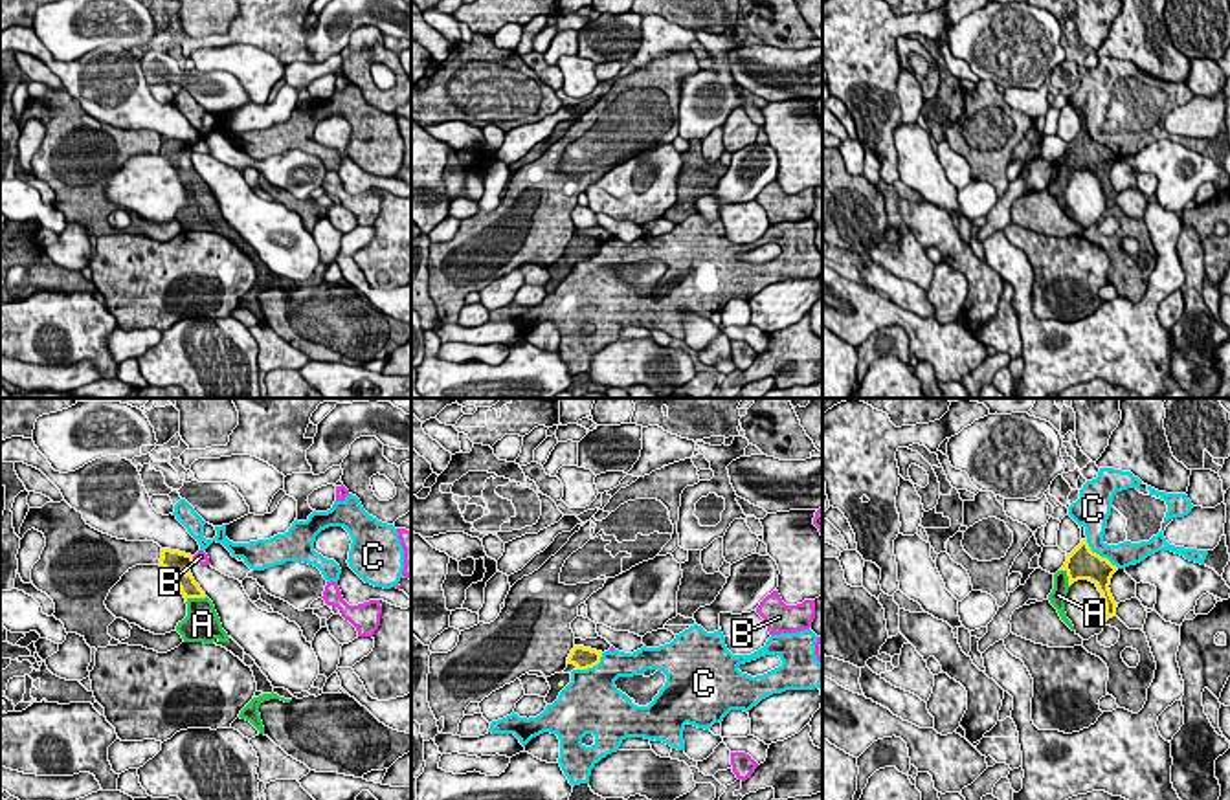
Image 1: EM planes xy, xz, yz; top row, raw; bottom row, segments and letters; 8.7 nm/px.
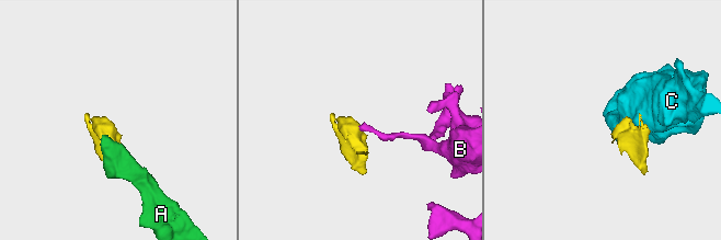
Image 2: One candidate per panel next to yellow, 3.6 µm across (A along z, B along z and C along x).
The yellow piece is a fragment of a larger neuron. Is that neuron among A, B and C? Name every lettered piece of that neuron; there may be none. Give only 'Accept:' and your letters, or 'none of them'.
Accept: A

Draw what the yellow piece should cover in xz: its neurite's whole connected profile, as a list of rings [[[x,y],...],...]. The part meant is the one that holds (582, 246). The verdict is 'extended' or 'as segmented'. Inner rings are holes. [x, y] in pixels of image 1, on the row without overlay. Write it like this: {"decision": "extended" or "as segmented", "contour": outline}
{"decision": "as segmented", "contour": [[[575,235],[567,246],[567,253],[575,253],[576,259],[587,259],[600,251],[602,240]]]}

